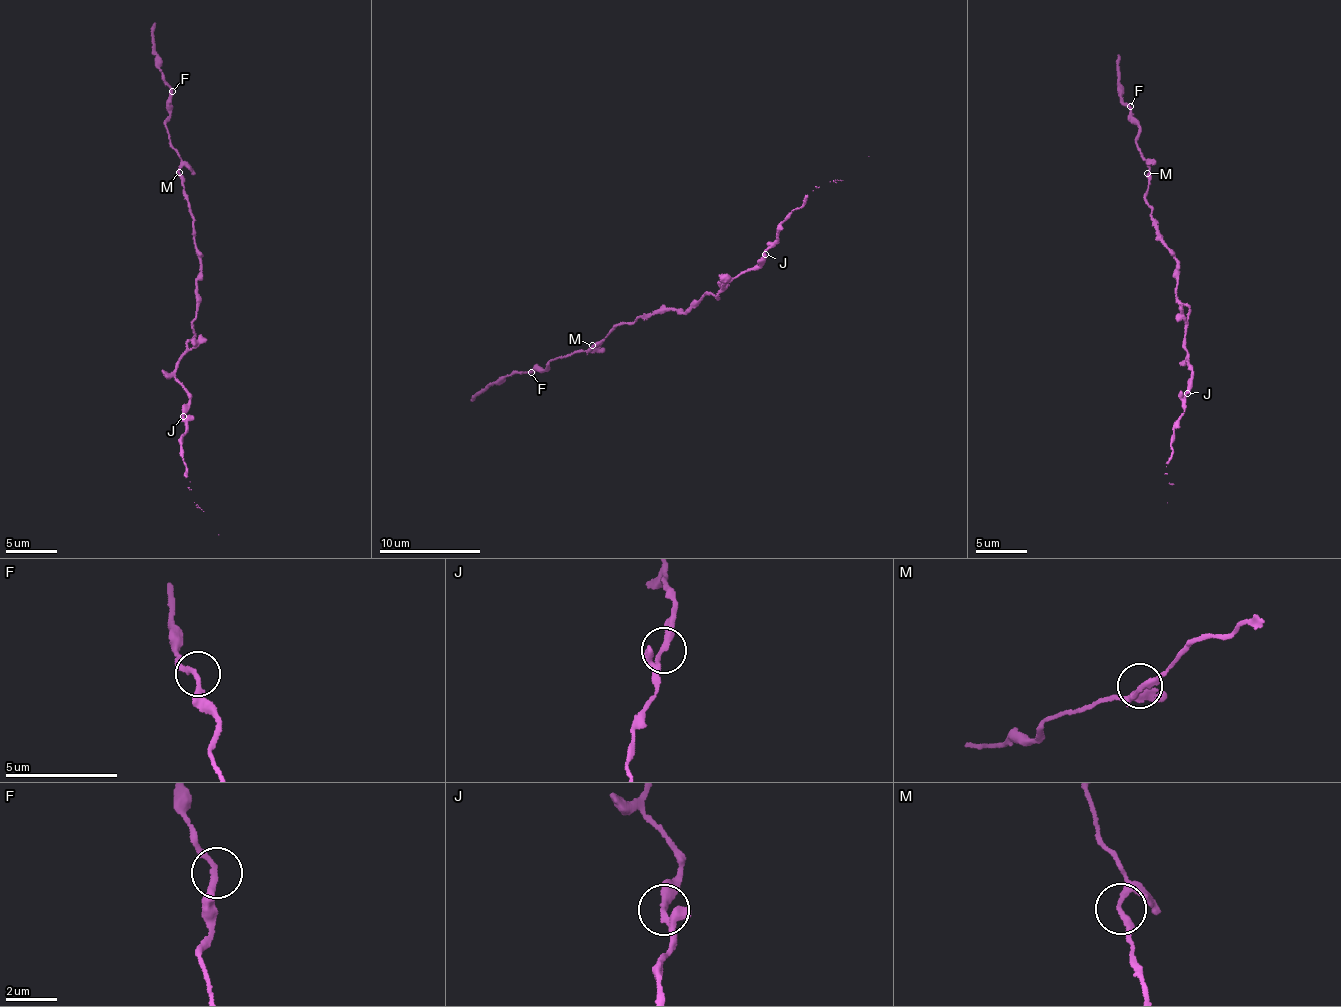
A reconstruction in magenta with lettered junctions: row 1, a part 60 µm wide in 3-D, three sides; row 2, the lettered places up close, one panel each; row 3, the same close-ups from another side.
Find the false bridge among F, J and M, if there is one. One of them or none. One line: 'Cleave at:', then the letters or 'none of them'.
Cleave at: none of them

